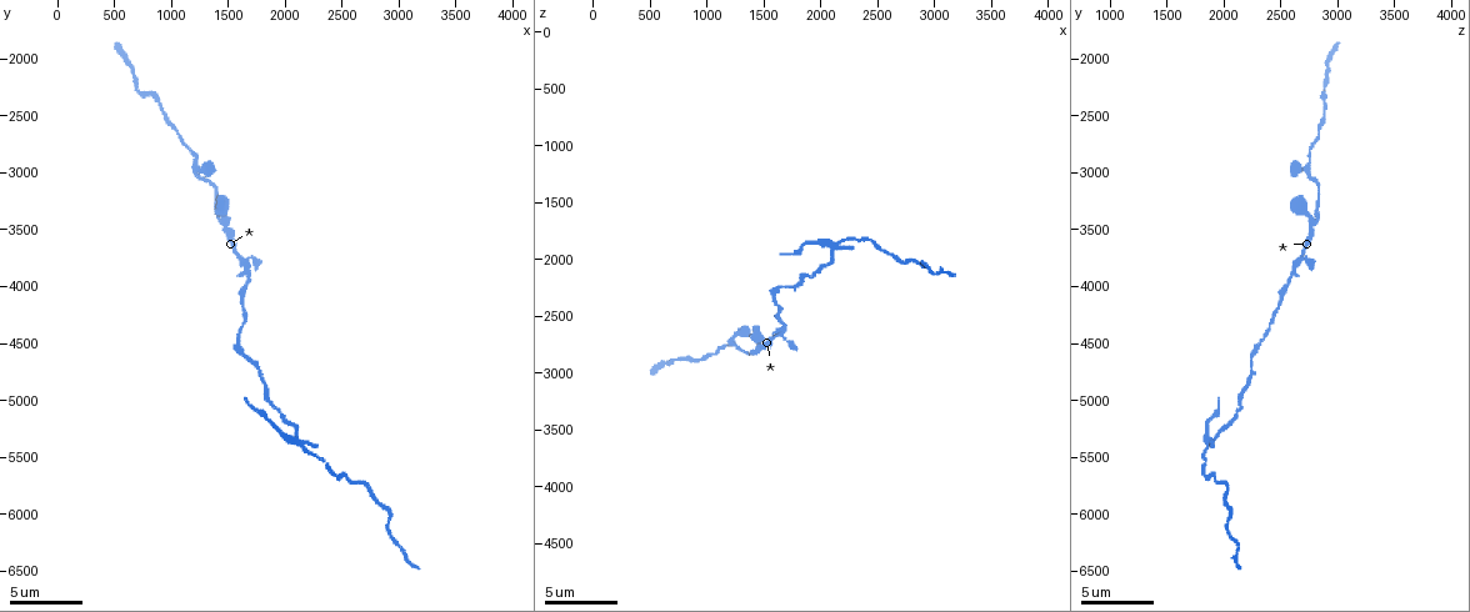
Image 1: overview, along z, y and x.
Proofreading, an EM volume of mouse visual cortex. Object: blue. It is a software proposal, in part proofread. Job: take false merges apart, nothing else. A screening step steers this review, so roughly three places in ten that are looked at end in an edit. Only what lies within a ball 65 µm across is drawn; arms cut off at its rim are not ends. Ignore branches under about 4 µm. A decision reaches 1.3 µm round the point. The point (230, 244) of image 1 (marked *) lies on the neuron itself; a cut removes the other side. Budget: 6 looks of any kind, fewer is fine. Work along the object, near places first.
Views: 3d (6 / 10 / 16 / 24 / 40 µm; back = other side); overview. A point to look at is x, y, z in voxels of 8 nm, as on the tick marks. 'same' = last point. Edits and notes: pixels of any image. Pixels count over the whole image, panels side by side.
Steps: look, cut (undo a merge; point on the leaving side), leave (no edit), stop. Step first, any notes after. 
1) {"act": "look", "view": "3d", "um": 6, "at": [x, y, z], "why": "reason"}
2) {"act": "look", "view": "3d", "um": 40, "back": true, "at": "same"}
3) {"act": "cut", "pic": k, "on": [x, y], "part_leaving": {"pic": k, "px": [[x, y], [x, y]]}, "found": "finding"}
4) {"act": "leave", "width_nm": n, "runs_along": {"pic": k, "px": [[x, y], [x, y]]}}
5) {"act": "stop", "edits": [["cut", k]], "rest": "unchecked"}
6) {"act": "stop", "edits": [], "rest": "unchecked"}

{"act": "look", "view": "3d", "um": 6, "at": [1400, 3360, 2840], "why": "small branch off a trunk"}

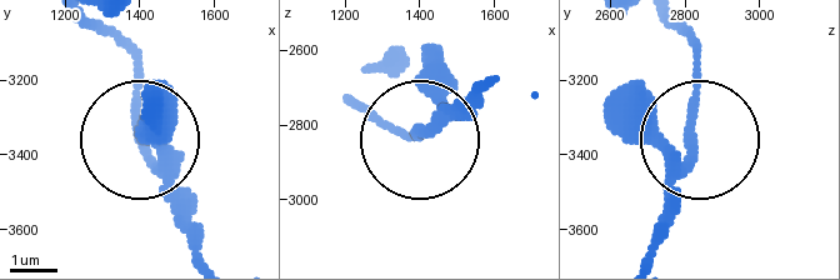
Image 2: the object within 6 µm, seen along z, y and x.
{"act": "look", "view": "3d", "um": 6, "back": true, "at": [1410, 3370, 2820]}

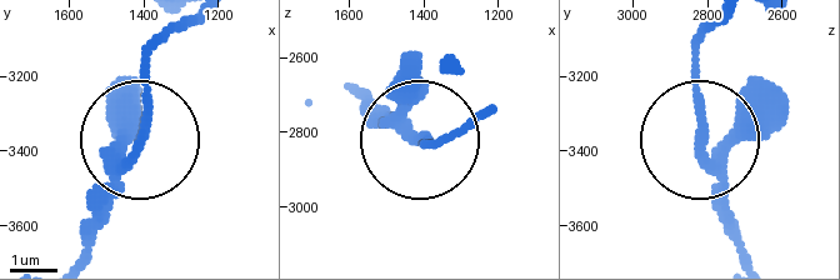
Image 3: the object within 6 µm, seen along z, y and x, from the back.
{"act": "leave", "runs_along": {"pic": 3, "px": [[734, 231], [698, 128], [698, 24]]}, "found": "one neuron here"}

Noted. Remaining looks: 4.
{"act": "look", "view": "3d", "um": 6, "at": [1680, 3980, 2560], "why": "two arms in line, one across"}

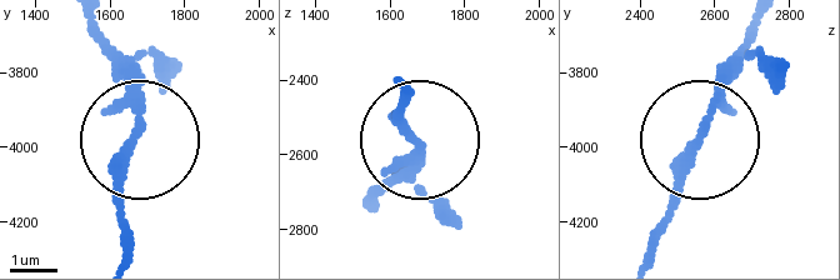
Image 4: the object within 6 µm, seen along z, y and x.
{"act": "leave", "arms": 3, "runs_along": {"pic": 4, "px": [[89, 31], [136, 126], [118, 243]]}, "found": "one neuron here"}

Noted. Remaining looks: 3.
{"act": "look", "view": "3d", "um": 10, "at": [2100, 5380, 1860], "why": "four or more arms meet"}

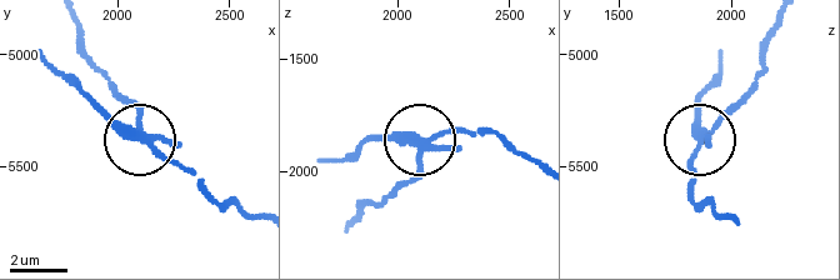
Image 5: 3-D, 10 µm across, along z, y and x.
{"act": "cut", "pic": 5, "on": [109, 118], "width_nm": 290, "part_leaving": {"pic": 5, "px": [[146, 136], [211, 191], [254, 213]]}, "found": "two neurons meet here"}

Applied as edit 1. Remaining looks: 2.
{"act": "stop", "edits": [["cut", 5]], "rest": "unchecked"}

